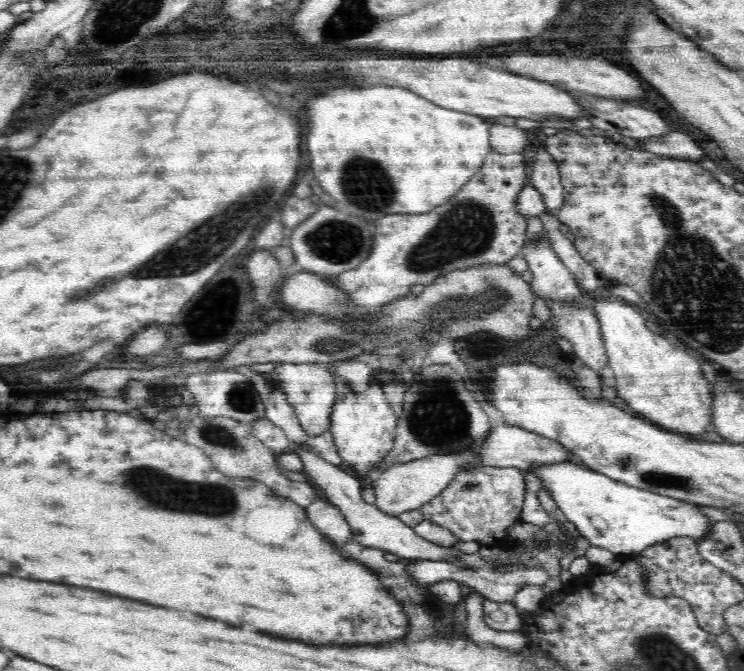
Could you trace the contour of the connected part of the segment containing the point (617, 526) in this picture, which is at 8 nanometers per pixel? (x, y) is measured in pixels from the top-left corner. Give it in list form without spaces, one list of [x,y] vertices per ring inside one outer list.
[[[569,462],[530,468],[529,472],[534,473],[542,481],[542,485],[548,489],[548,495],[556,501],[557,508],[562,510],[565,518],[575,524],[580,536],[586,538],[590,545],[608,549],[618,556],[634,555],[650,545],[678,536],[686,536],[698,541],[713,534],[708,516],[704,516],[696,505],[692,506],[692,503],[680,502],[680,500],[669,496],[654,494],[652,491],[634,488],[628,484],[611,480],[609,477],[588,469],[588,467]]]

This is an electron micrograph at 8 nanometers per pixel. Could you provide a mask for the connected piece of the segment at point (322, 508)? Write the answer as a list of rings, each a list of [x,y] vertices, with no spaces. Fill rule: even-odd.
[[[316,498],[306,510],[310,522],[314,524],[320,534],[326,535],[330,541],[345,543],[352,538],[351,526],[332,503]]]

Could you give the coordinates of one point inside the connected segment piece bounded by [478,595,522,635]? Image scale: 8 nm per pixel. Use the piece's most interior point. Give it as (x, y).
(501, 616)

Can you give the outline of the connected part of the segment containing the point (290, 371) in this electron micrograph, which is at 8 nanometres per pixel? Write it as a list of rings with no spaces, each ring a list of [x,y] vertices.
[[[280,363],[270,376],[278,384],[280,391],[286,395],[288,402],[294,407],[299,423],[310,438],[329,430],[331,408],[336,400],[336,386],[334,377],[321,363]]]

